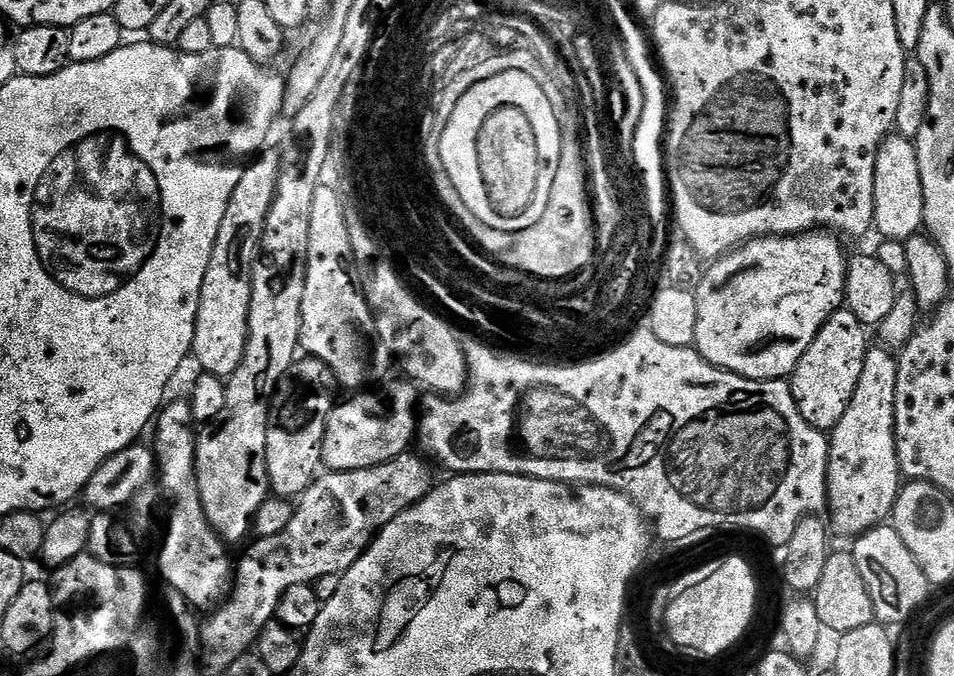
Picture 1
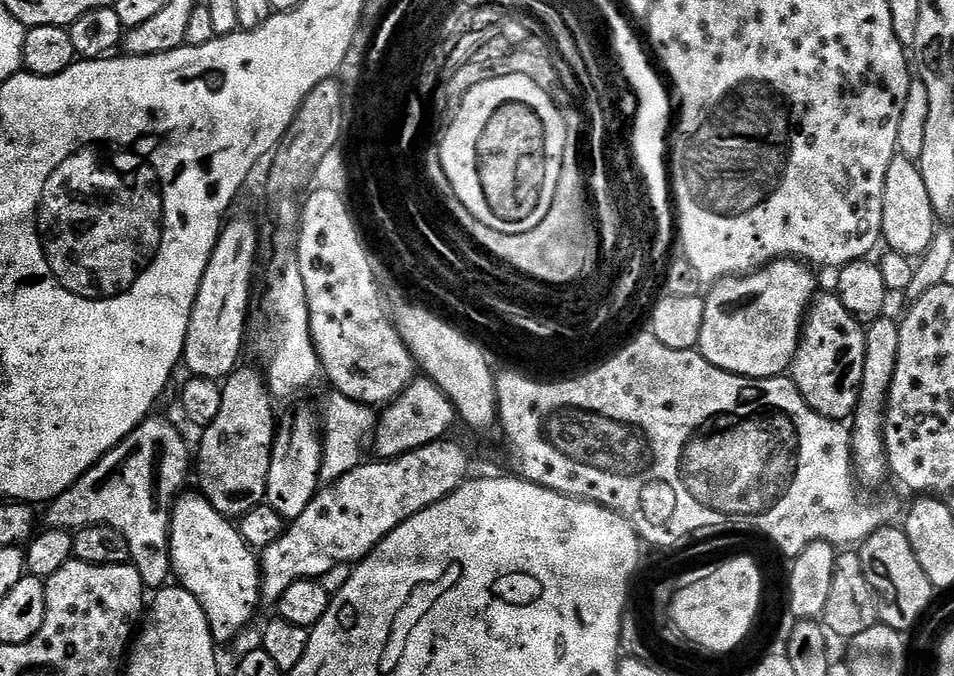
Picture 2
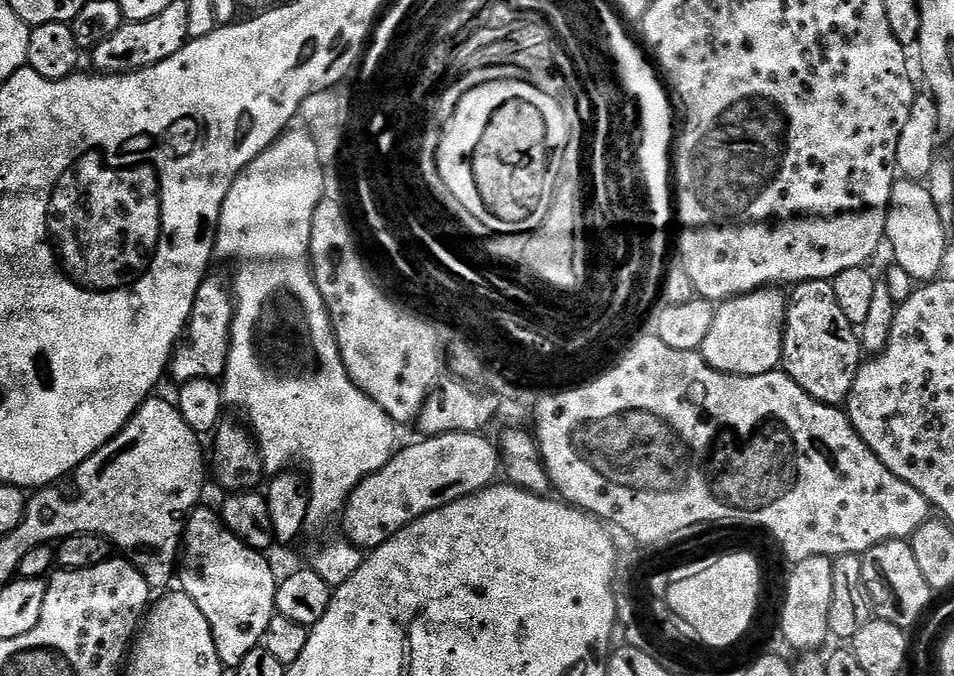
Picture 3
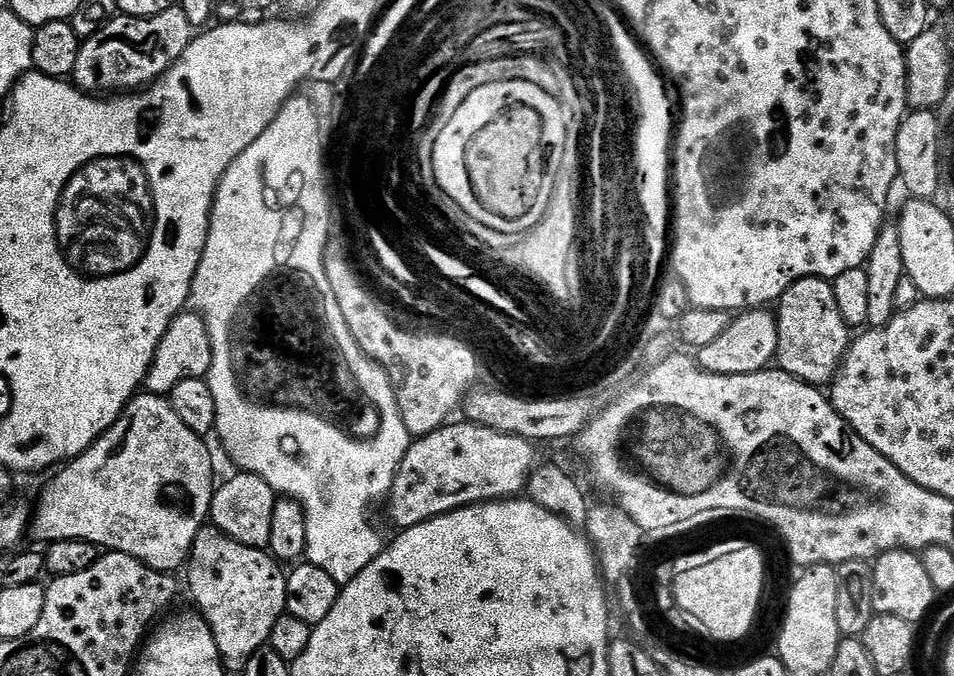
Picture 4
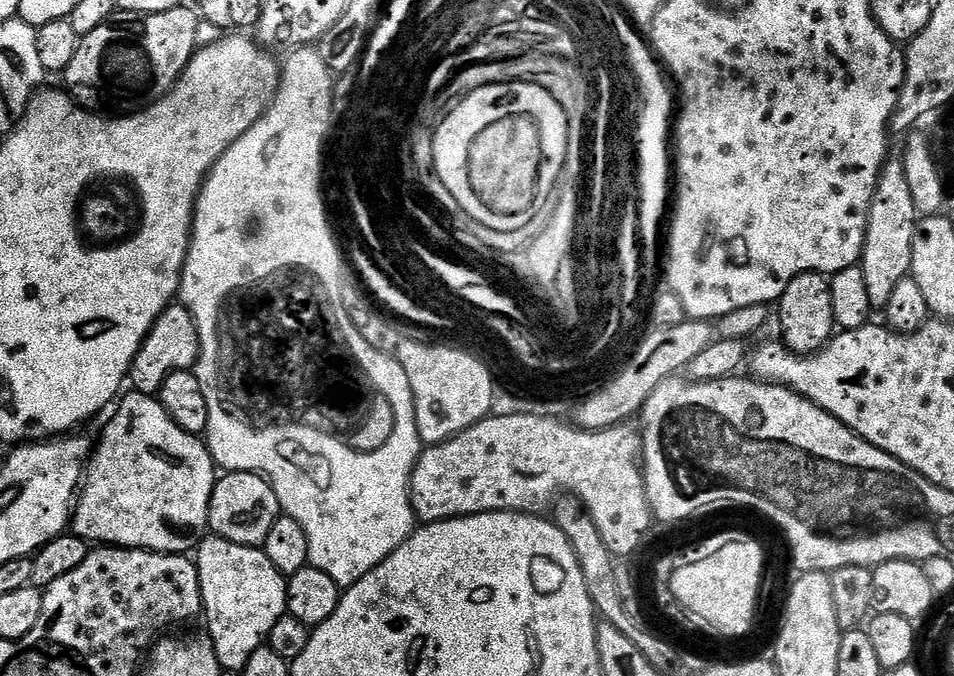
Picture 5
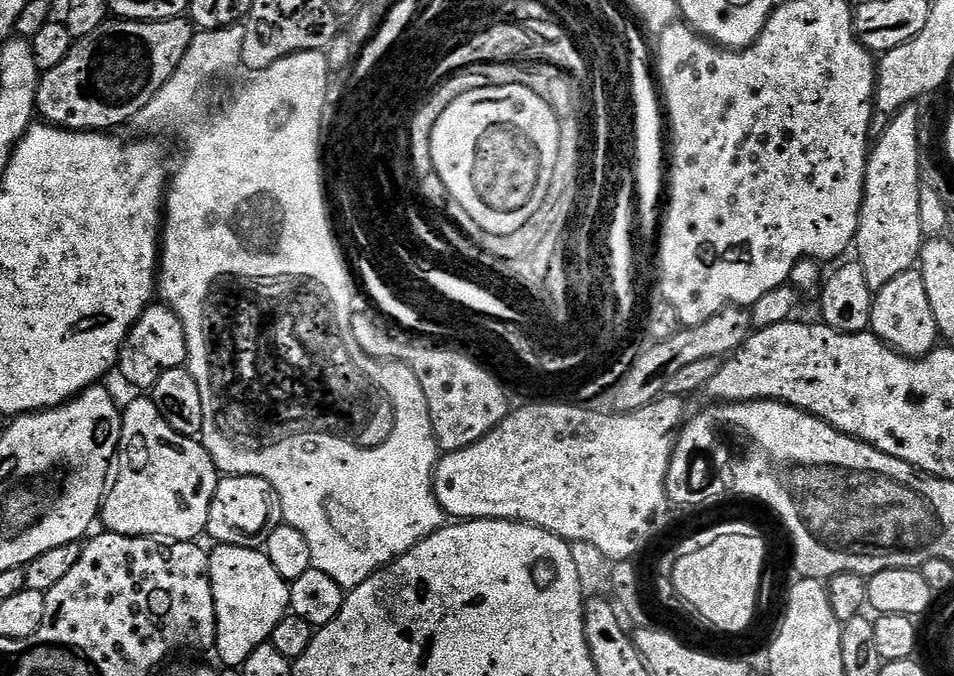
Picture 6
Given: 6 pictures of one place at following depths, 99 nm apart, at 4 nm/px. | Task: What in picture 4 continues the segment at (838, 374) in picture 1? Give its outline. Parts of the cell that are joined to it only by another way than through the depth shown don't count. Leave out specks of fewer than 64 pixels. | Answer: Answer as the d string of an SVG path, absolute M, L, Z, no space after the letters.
M817 276L794 282L794 286L780 295L774 315L778 326L775 363L780 371L798 378L804 384L831 385L850 343L850 329L846 318L842 318L842 313L838 311L831 283Z

